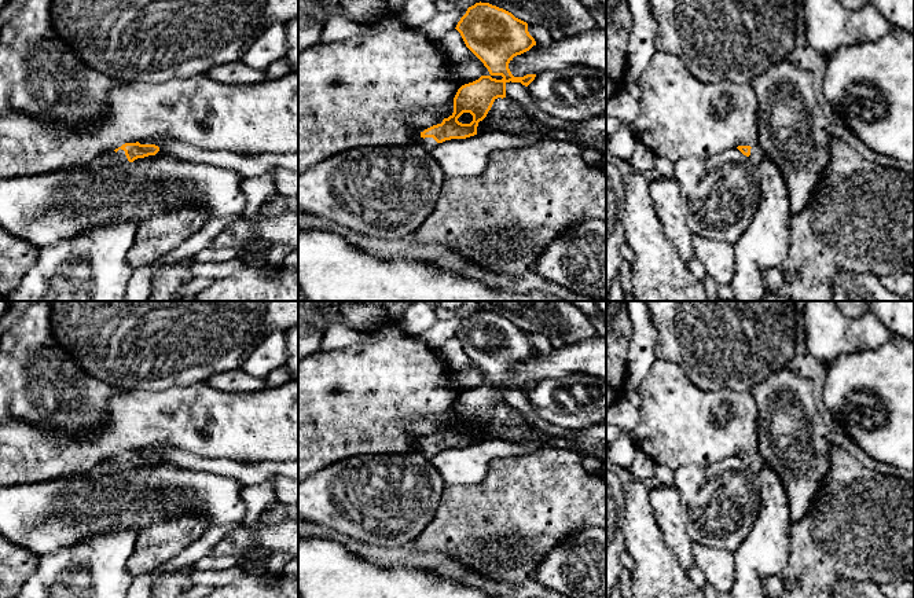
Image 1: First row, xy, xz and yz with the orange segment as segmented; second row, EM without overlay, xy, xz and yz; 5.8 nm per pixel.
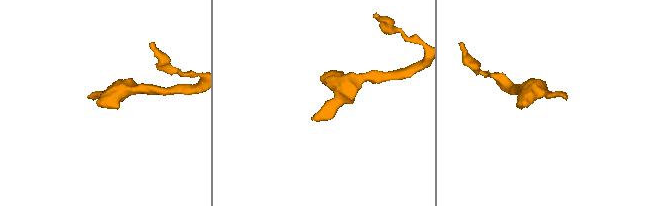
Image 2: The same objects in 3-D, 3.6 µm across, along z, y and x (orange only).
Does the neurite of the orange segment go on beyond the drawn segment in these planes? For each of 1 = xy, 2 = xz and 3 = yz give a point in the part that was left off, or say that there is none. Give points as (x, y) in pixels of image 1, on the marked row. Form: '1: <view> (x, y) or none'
1: xy (107, 158)
2: xz (429, 143)
3: yz (756, 151)

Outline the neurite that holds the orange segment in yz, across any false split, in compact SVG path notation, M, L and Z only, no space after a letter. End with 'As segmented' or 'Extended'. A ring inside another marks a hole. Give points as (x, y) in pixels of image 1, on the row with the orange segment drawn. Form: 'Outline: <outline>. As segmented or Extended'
Outline: M755 144L752 147L750 146L738 146L737 148L744 155L746 155L755 166L759 166L761 159L764 158L764 151L759 144Z. Extended

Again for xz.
Outline: M480 1L467 8L455 29L489 74L462 85L454 98L454 113L408 143L416 143L427 151L445 140L477 135L478 122L487 117L493 102L498 98L506 98L507 82L521 82L528 87L536 77L536 74L514 77L509 69L514 56L536 45L535 38L528 32L528 23L511 12ZM463 113L473 115L470 124L458 121Z. Extended

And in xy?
Outline: M125 143L114 151L104 153L96 157L92 162L84 165L89 170L98 170L100 168L114 165L118 162L133 162L137 158L144 158L148 155L155 155L159 151L159 147L155 144L140 144L136 143Z. Extended

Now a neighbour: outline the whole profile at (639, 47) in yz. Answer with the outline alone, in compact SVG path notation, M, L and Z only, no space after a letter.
M627 0L632 29L625 45L624 84L639 82L656 51L656 19L647 0Z

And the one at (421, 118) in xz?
M455 95L438 107L418 107L407 111L407 124L419 133L433 125L441 124L444 118L448 118L454 113L454 98Z

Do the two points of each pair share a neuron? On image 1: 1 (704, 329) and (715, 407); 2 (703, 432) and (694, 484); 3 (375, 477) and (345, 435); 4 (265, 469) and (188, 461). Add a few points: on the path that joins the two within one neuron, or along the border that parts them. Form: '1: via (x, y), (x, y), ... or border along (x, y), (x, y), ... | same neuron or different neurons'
1: border along (685, 373), (703, 389), (745, 391) | different neurons
2: border along (727, 457), (703, 468), (681, 465), (674, 470) | different neurons
3: border along (392, 451), (367, 451), (329, 465) | different neurons
4: via (246, 469), (208, 465) | same neuron

